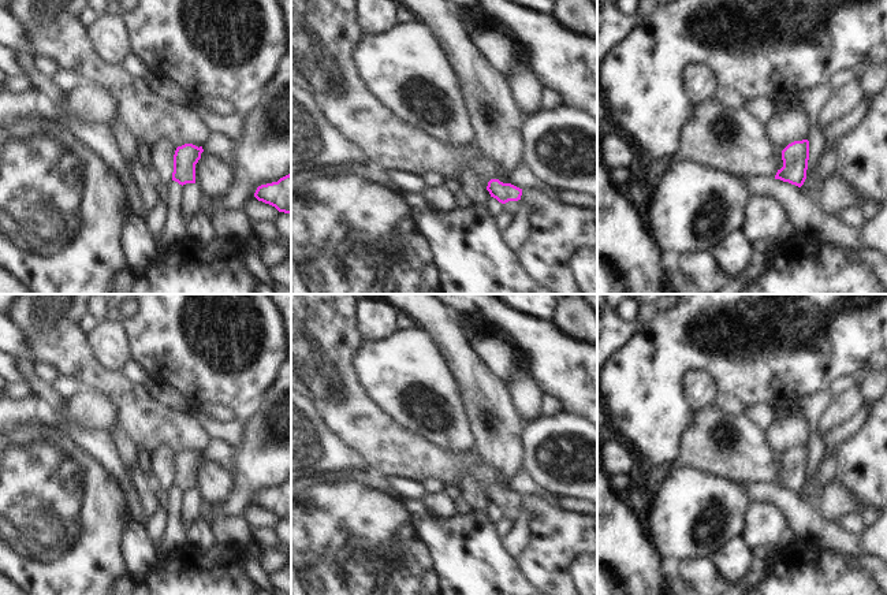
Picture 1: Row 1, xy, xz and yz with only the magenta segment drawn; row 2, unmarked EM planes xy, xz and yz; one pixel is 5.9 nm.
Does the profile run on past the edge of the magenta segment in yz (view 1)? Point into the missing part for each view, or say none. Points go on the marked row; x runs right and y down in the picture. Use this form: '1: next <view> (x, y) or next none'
1: next none

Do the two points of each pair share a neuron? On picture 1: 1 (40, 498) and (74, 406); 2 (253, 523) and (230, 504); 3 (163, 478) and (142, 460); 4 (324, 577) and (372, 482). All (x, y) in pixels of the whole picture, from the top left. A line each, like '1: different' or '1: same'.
1: different
2: different
3: different
4: same

